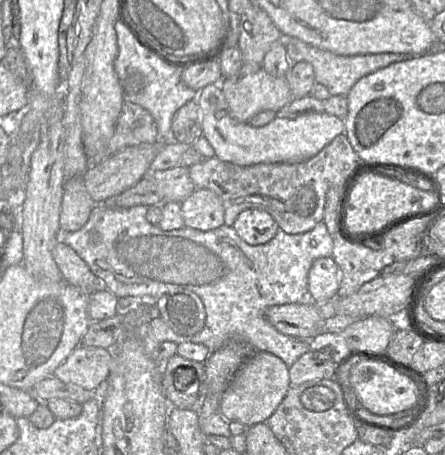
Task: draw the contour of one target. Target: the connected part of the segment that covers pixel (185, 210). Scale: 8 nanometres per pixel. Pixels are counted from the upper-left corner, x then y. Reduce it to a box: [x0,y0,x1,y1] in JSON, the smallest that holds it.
[180,188,225,231]

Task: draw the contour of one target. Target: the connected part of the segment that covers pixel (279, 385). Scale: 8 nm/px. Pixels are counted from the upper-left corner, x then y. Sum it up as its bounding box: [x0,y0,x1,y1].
[219,351,290,428]

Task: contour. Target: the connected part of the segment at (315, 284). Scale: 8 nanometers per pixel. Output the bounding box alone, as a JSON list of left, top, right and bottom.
[309,257,340,302]

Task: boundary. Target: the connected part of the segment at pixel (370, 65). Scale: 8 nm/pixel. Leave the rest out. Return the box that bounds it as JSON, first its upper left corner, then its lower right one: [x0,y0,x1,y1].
[281,35,415,96]

